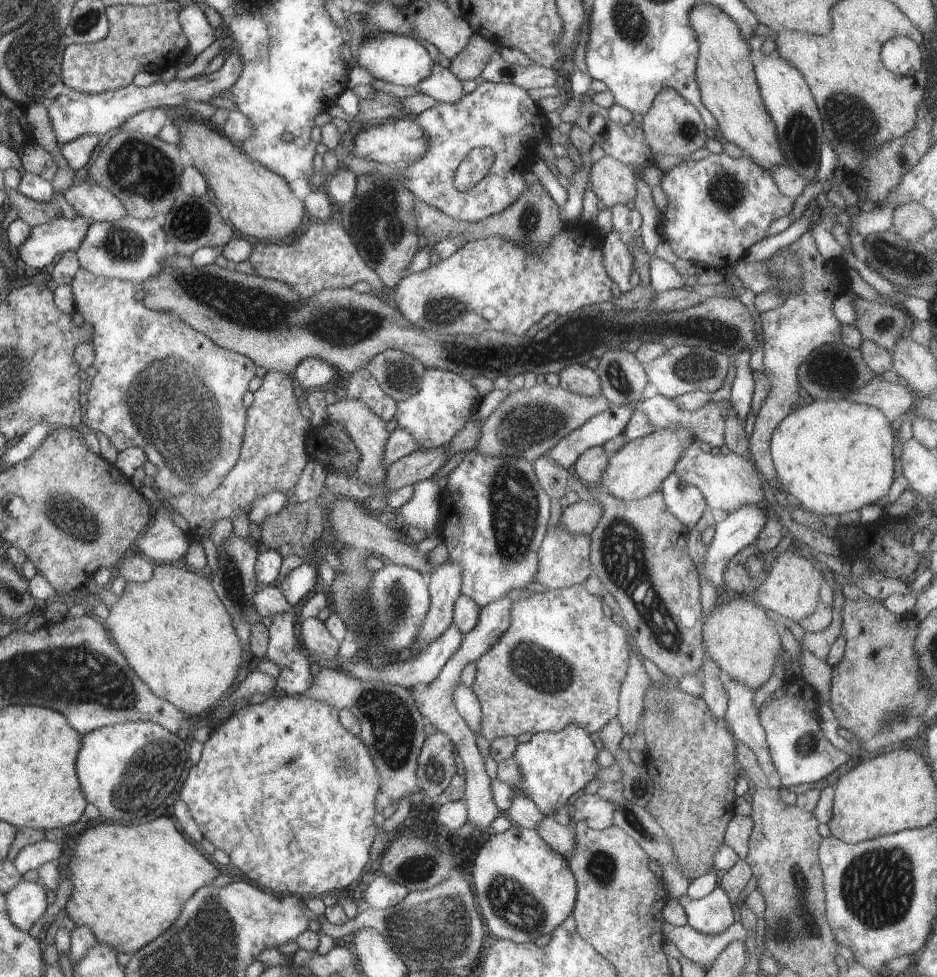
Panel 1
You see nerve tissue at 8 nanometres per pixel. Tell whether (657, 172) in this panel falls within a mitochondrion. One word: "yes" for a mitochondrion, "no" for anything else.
no

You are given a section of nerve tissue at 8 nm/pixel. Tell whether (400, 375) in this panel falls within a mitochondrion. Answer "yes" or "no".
yes

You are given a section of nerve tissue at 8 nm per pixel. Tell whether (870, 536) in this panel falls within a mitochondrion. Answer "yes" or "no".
no

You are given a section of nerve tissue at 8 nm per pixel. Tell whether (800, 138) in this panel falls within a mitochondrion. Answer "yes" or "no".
yes

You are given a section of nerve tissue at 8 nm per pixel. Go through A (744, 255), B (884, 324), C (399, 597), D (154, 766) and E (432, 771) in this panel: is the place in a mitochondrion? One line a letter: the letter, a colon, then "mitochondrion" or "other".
A: other
B: mitochondrion
C: mitochondrion
D: mitochondrion
E: mitochondrion

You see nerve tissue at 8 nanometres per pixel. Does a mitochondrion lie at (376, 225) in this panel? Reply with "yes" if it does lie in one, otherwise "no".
yes

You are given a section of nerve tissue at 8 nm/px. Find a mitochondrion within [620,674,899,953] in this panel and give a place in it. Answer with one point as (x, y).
(804, 920)

